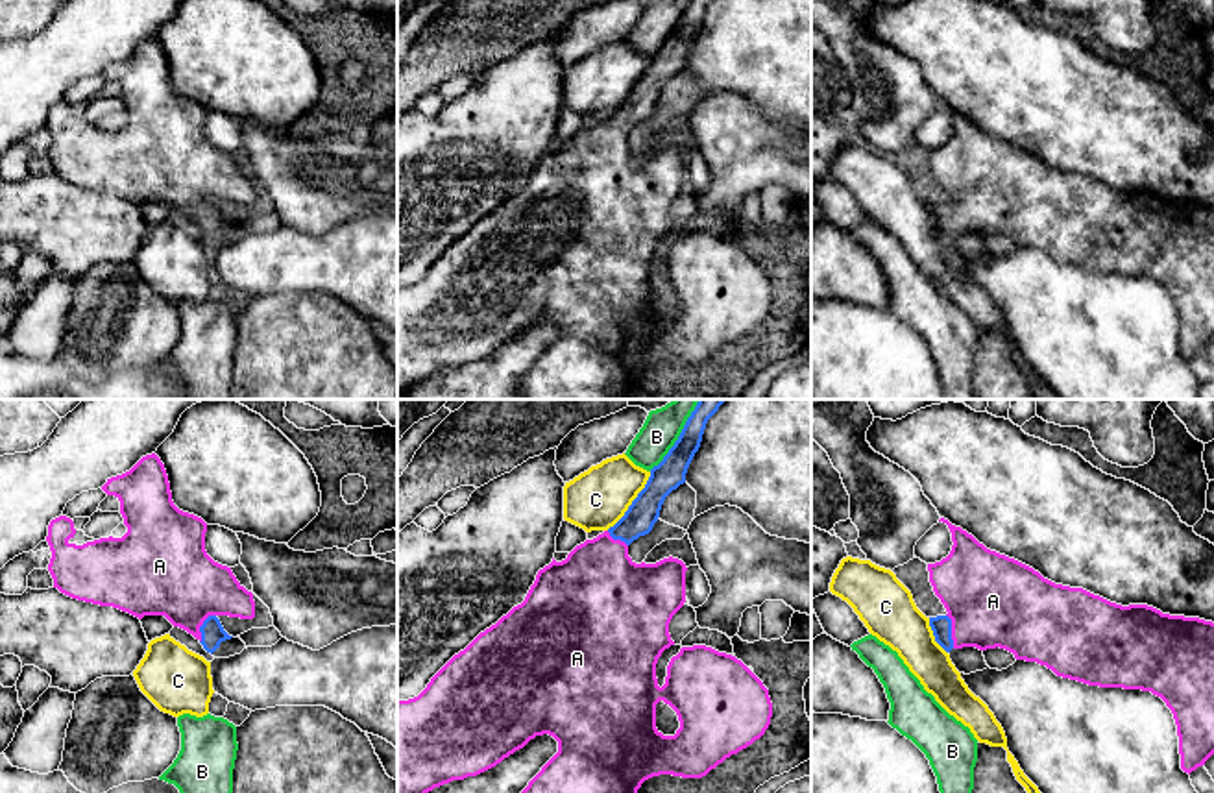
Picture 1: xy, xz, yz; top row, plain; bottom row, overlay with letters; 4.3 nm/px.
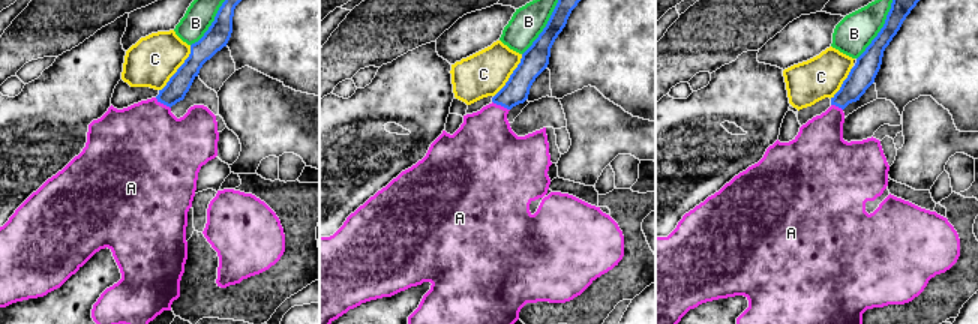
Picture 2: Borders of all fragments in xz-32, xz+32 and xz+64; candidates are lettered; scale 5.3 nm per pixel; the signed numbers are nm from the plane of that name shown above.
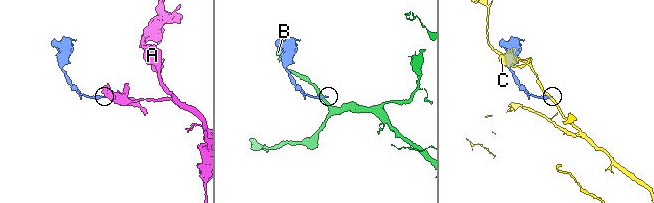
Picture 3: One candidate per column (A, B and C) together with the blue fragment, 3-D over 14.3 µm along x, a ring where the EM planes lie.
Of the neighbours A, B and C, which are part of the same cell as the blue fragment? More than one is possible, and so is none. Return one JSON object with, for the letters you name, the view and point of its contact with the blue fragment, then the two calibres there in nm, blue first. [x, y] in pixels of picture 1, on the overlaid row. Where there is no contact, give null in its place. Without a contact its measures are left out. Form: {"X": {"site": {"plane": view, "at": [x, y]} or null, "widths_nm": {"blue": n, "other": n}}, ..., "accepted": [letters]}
{"A": {"site": {"plane": "yz", "at": [950, 631]}, "widths_nm": {"blue": 90, "other": 400}}, "accepted": ["A"]}

